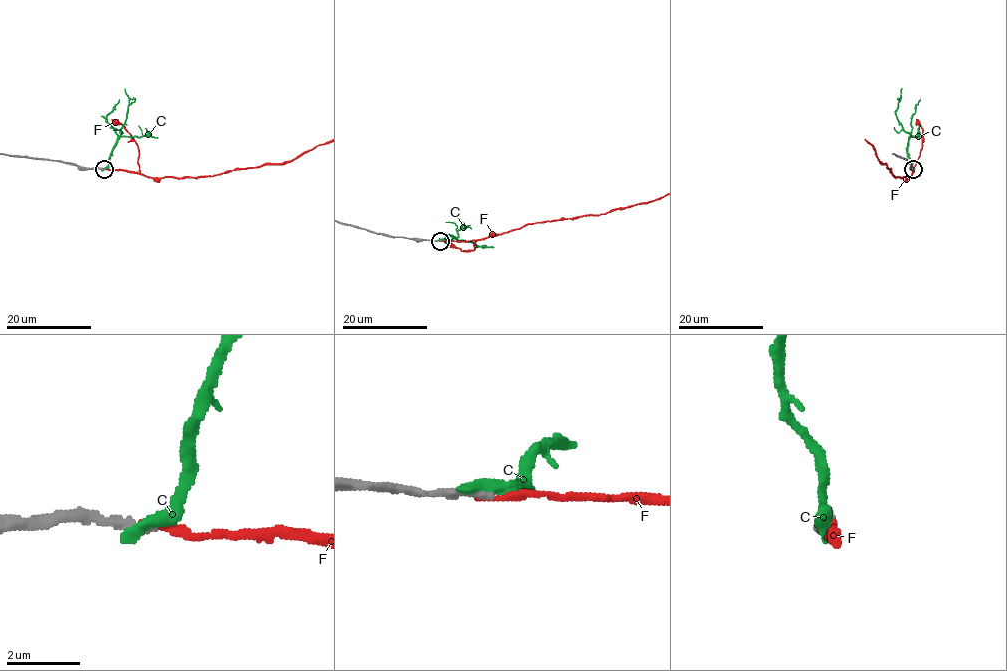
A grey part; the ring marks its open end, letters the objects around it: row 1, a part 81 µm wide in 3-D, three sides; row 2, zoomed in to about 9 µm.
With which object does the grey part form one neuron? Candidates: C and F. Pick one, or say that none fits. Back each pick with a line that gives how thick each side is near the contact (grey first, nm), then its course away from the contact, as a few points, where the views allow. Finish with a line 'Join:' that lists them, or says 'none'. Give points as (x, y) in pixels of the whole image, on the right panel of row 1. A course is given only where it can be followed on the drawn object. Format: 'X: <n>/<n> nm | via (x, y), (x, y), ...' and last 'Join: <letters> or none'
F: 200/170 nm
Join: F

